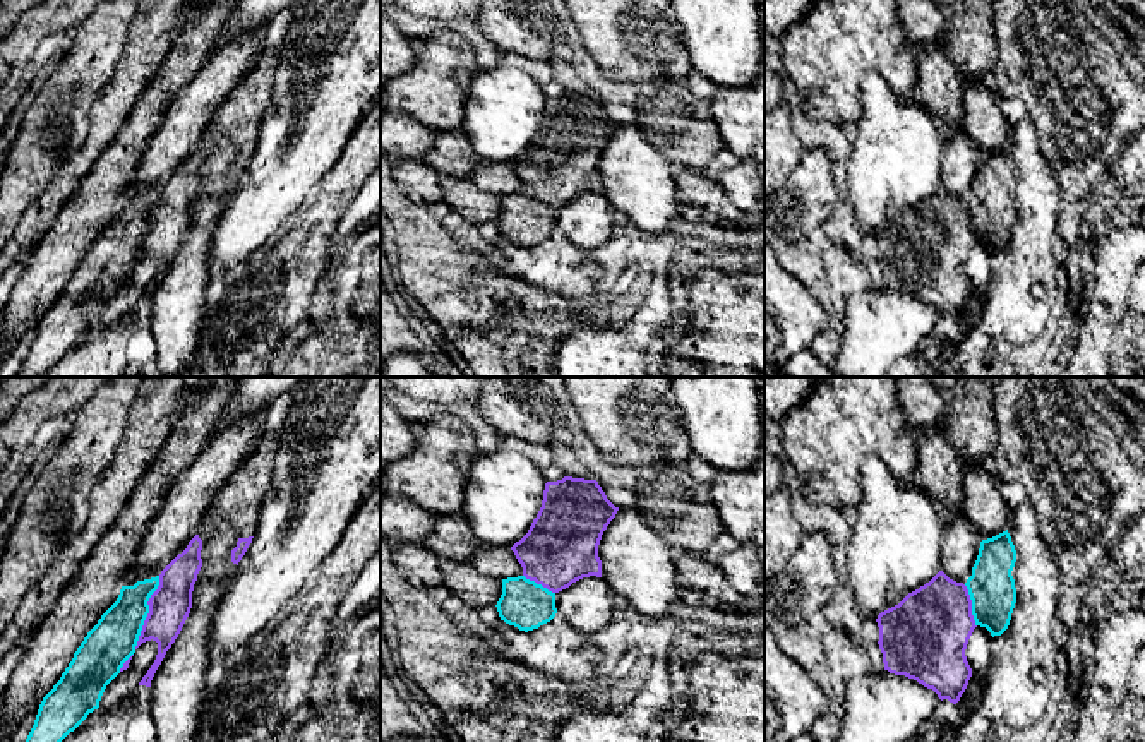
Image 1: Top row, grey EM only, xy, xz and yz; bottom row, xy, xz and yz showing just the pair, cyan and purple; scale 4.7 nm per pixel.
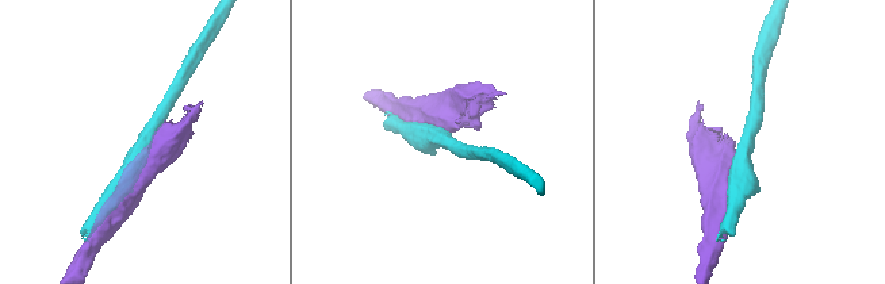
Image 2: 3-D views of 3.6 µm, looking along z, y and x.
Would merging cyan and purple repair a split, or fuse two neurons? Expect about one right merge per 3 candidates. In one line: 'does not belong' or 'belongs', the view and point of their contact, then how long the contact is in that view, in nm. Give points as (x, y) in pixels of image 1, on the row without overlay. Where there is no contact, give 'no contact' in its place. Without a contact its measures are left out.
does not belong | xy (148, 228) | 360 nm

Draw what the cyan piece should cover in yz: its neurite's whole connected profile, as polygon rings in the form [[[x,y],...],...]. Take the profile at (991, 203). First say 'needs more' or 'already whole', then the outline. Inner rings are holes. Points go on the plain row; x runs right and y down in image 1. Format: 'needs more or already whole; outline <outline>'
already whole; outline [[[1006,146],[980,158],[972,192],[965,199],[975,242],[986,243],[992,254],[1008,245],[1016,219],[1015,178],[1016,166]]]

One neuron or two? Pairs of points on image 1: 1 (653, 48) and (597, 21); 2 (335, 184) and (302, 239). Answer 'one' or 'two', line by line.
1: one
2: one

